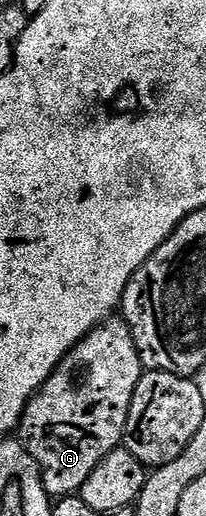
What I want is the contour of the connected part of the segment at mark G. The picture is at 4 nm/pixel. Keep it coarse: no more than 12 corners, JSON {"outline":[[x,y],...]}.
{"outline":[[105,320],[29,400],[18,434],[52,500],[123,443],[145,370]]}

